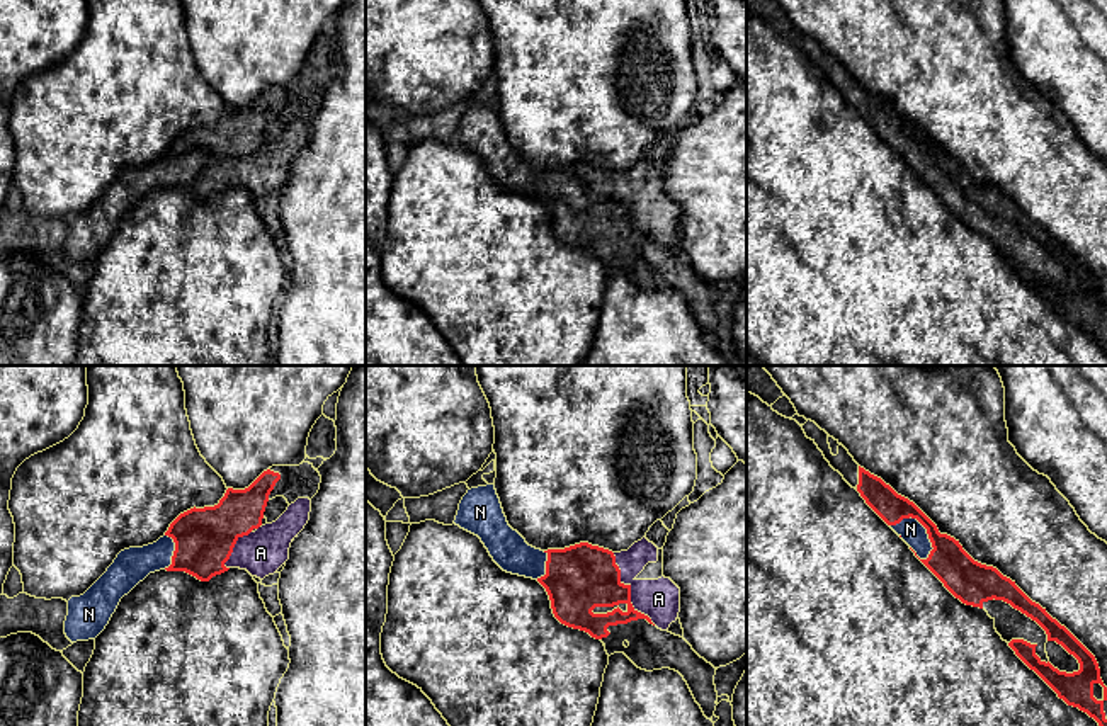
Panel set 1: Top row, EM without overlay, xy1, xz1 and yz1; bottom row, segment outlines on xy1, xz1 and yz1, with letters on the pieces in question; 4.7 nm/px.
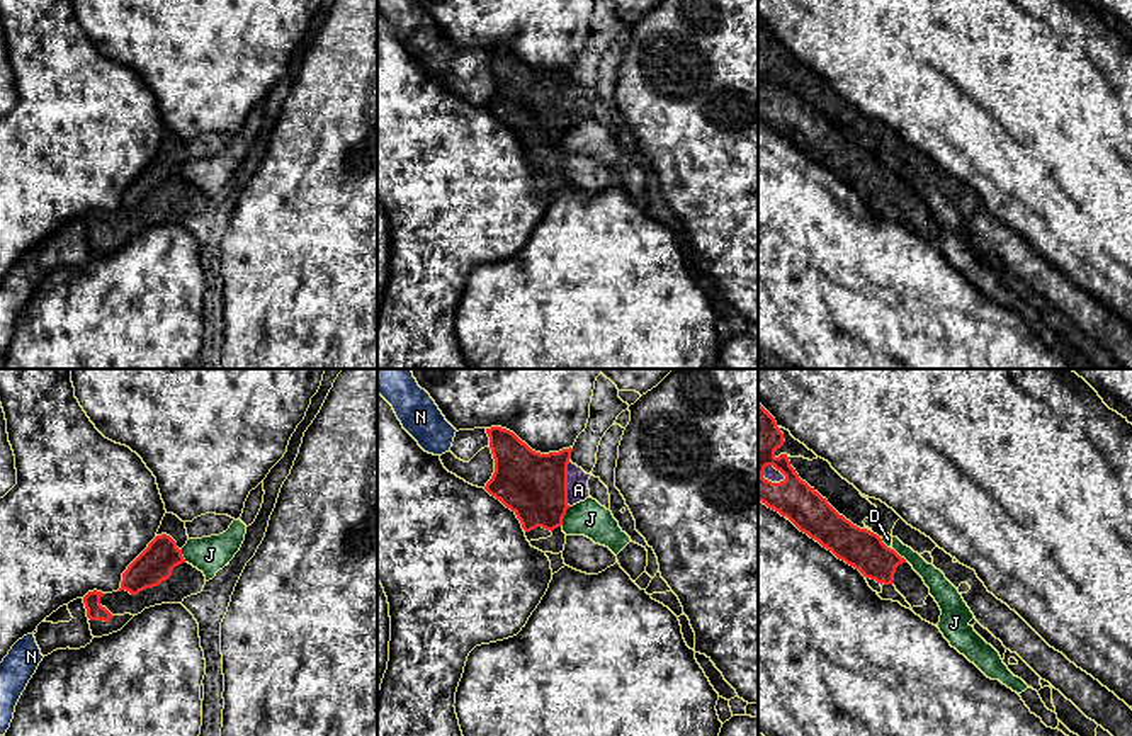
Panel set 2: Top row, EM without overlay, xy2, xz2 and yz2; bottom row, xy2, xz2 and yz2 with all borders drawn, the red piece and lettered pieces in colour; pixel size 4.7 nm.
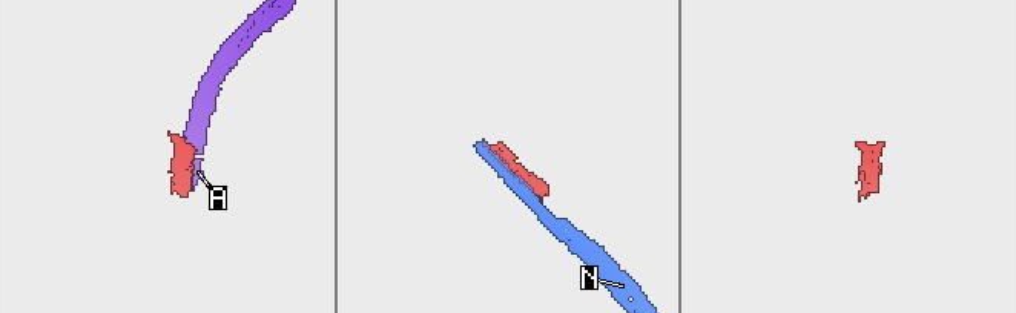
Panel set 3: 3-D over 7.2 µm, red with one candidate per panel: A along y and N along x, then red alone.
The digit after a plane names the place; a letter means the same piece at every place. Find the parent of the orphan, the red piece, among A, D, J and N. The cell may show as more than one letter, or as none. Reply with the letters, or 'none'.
A

